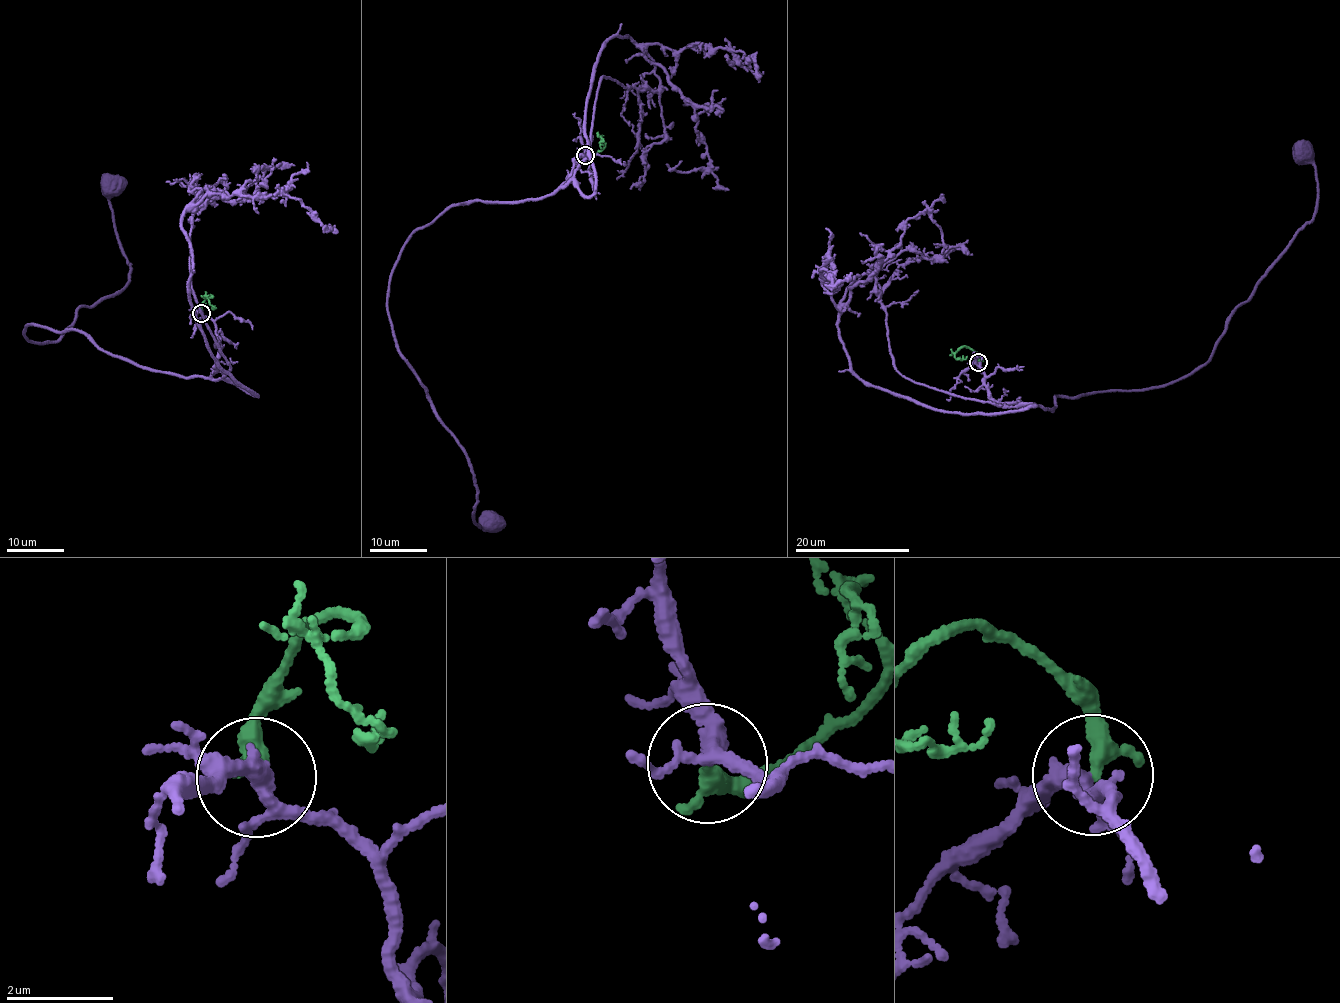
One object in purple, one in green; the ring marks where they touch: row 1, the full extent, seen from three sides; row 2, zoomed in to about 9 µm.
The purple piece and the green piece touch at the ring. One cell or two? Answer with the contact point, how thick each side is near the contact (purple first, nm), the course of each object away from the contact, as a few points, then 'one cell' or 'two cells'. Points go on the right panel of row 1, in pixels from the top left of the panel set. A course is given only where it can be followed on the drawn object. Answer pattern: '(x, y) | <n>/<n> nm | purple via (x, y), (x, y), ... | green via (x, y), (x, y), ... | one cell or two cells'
(978, 362) | 260/380 nm | purple via (978, 362), (1000, 403), (1053, 412), (1054, 398), (1207, 364), (1313, 218), (1302, 154) | green via (978, 362), (978, 356), (968, 347), (959, 348), (954, 354), (956, 358), (967, 356) | one cell

